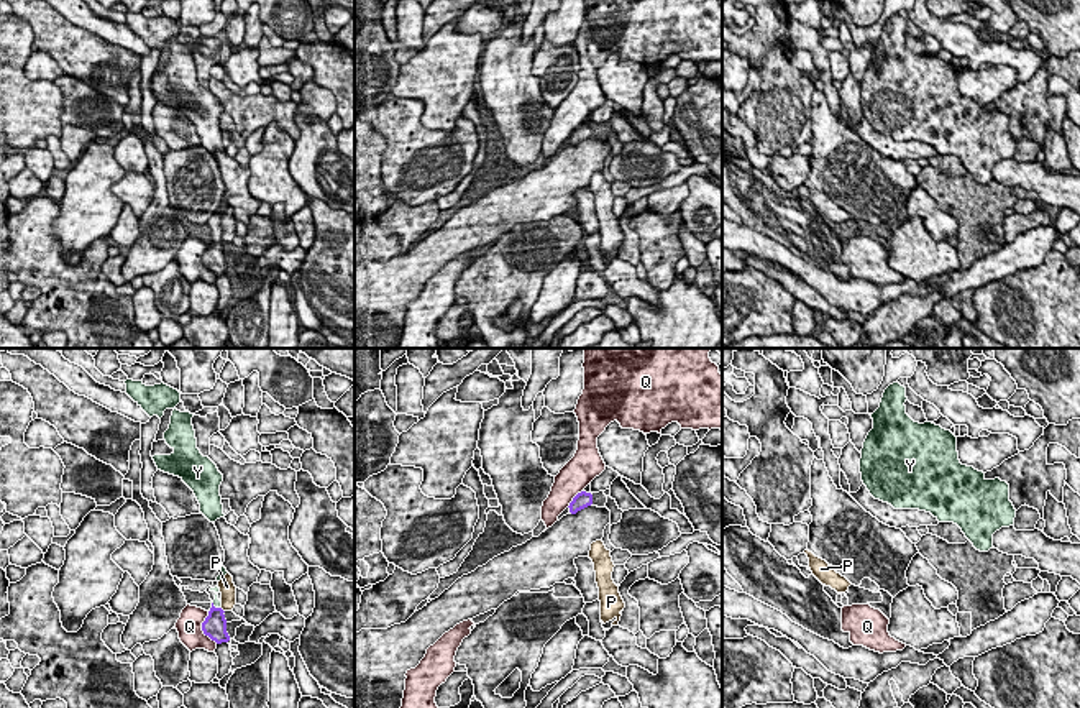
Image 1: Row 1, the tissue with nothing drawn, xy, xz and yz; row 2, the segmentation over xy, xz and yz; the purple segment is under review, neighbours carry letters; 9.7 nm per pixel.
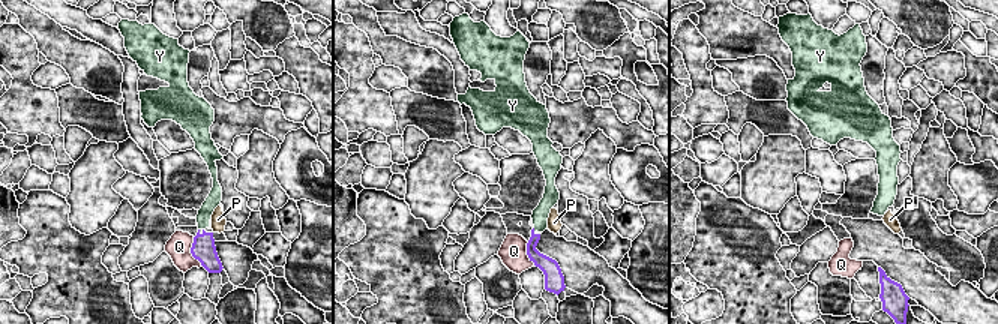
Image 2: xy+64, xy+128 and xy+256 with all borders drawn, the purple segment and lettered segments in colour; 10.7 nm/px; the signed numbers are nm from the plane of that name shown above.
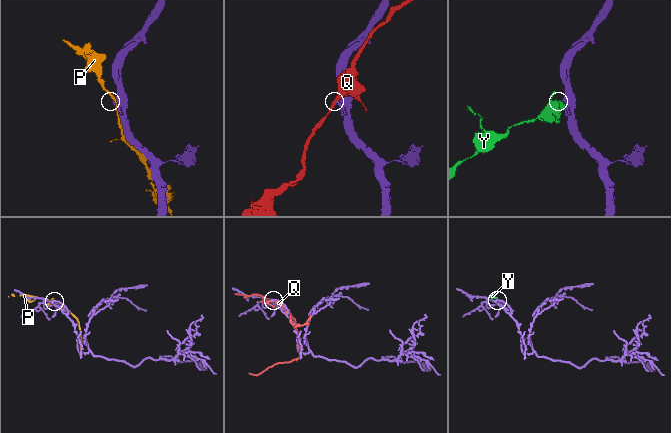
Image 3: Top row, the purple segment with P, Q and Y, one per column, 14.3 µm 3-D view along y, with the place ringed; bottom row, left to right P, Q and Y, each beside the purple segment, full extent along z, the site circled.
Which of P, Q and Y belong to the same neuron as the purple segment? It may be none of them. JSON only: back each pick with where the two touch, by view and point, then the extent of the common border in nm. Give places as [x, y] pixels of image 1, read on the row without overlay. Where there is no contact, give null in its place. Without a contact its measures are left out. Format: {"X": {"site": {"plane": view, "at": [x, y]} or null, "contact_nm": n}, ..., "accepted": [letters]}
{"Y": {"site": {"plane": "xy", "at": [217, 240]}, "contact_nm": 110}, "accepted": ["Y"]}

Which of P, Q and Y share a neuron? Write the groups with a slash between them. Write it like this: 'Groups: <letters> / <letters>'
Groups: P / Q / Y

